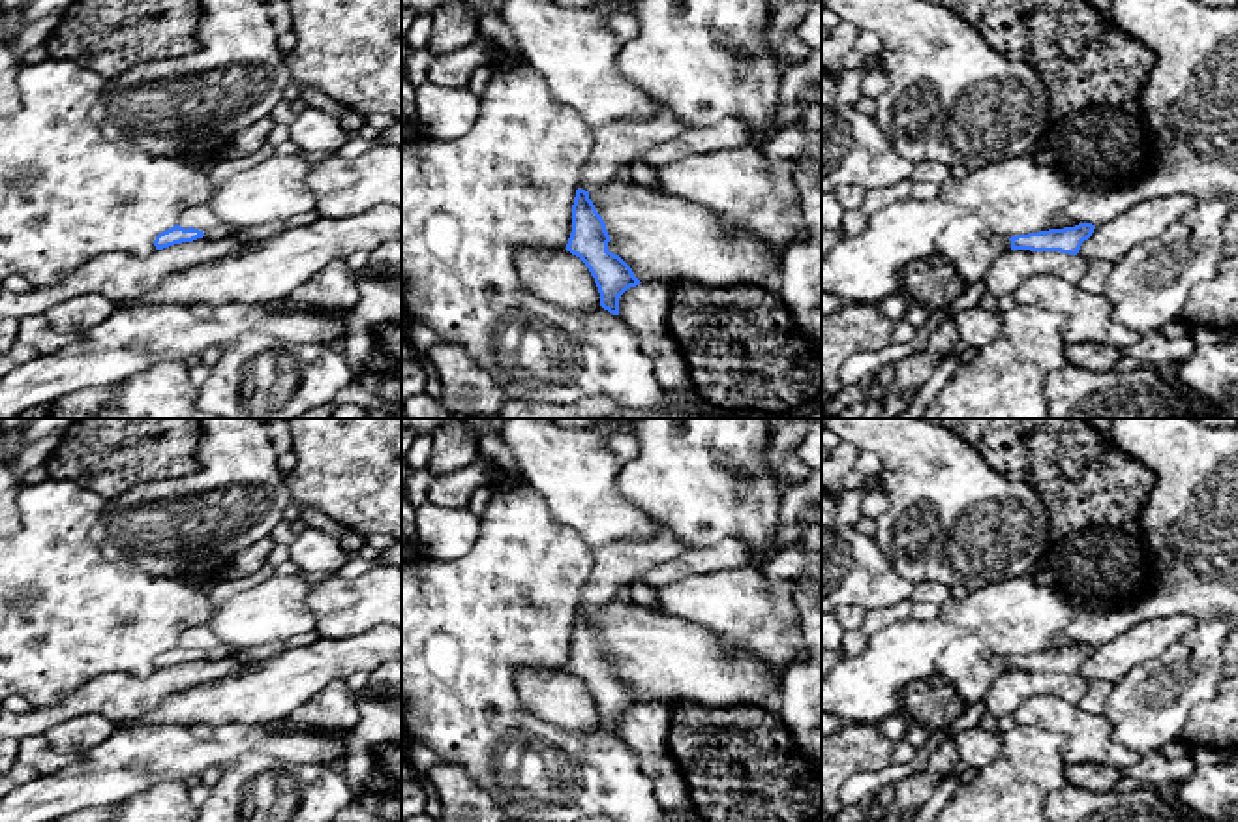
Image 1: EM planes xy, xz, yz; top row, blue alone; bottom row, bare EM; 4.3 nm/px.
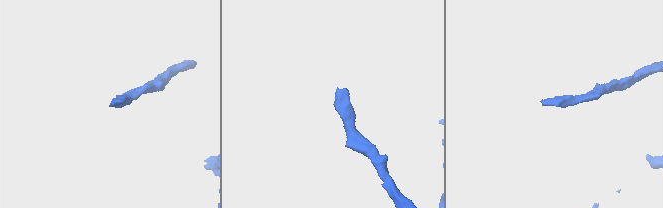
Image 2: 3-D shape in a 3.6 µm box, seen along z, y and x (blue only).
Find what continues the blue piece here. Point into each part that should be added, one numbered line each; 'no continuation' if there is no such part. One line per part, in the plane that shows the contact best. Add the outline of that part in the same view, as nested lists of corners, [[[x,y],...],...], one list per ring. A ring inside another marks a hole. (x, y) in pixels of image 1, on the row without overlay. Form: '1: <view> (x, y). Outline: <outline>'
1: xz (614, 565). Outline: [[[658,522],[655,525],[657,533],[651,539],[623,539],[593,548],[591,574],[581,587],[578,608],[591,612],[619,599],[621,587],[643,578],[651,569],[675,559],[688,548],[668,525]]]

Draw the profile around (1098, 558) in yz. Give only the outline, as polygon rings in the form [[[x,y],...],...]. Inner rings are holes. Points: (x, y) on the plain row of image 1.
[[[927,419],[970,443],[1011,480],[1037,490],[1050,525],[1050,546],[1035,574],[1065,595],[1077,610],[1116,610],[1152,587],[1154,565],[1140,531],[1140,512],[1155,475],[1124,454],[1084,419]]]

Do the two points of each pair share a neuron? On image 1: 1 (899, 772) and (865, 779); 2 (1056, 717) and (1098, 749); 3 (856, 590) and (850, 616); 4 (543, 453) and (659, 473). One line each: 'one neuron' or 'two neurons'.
1: one neuron
2: one neuron
3: two neurons
4: two neurons

